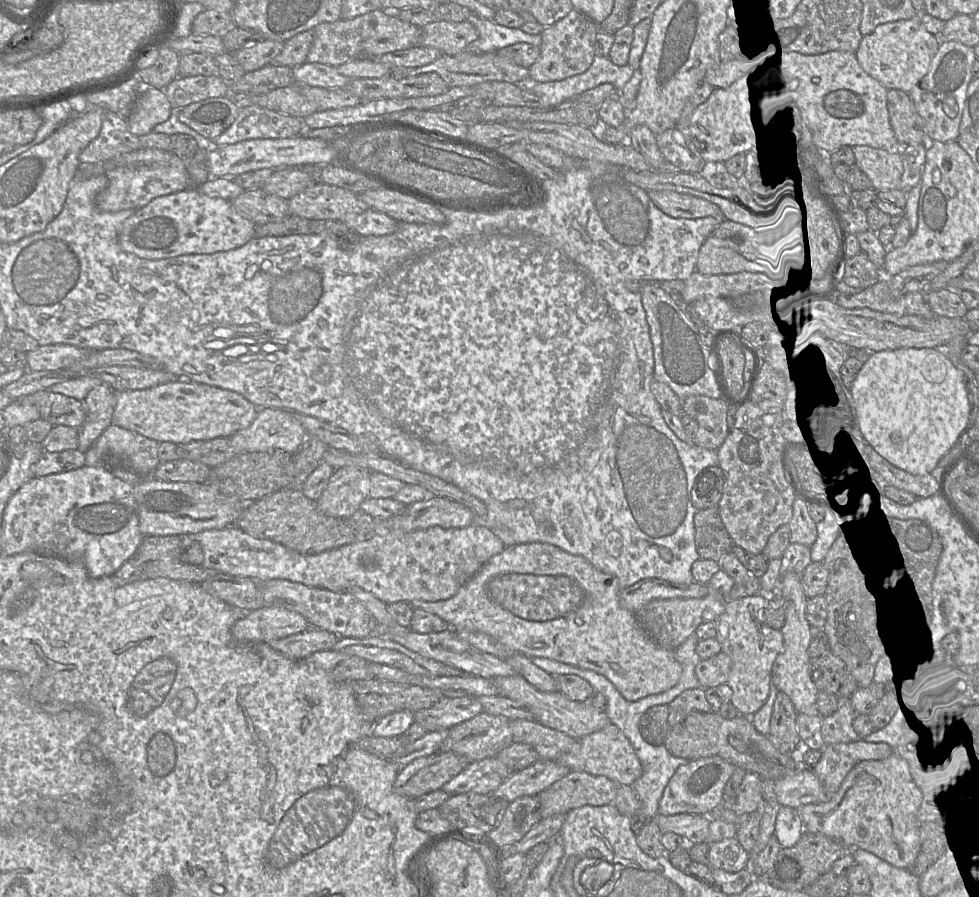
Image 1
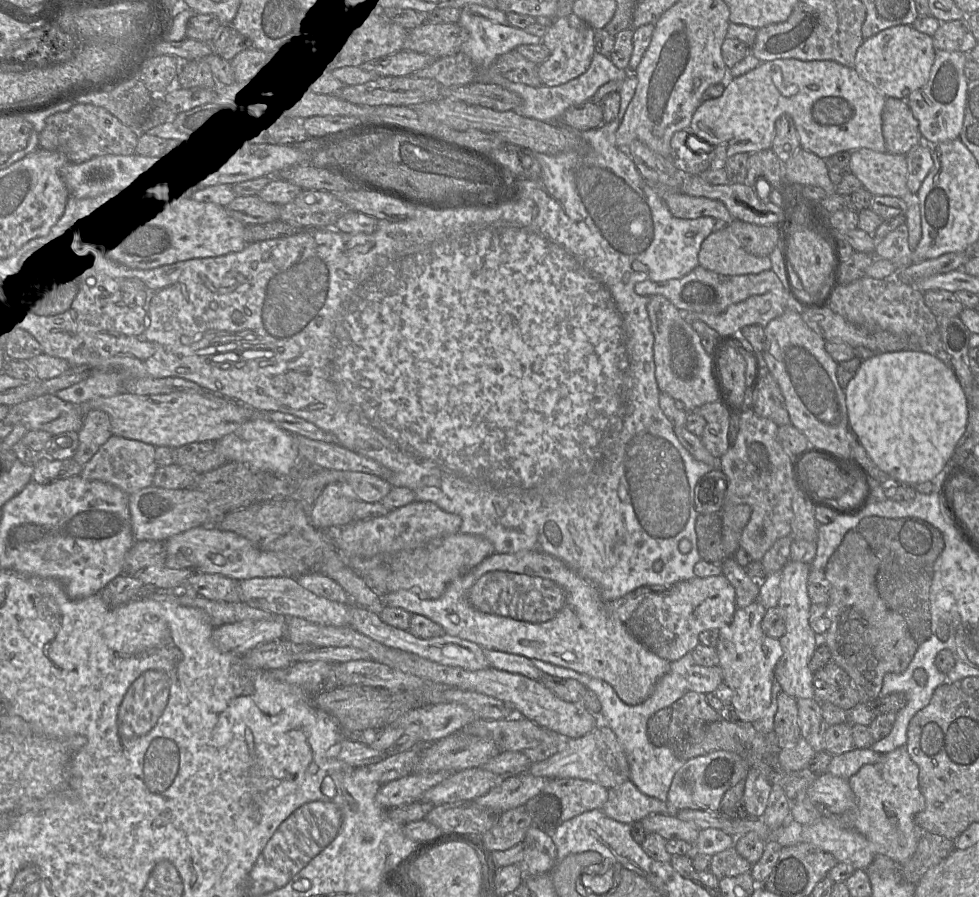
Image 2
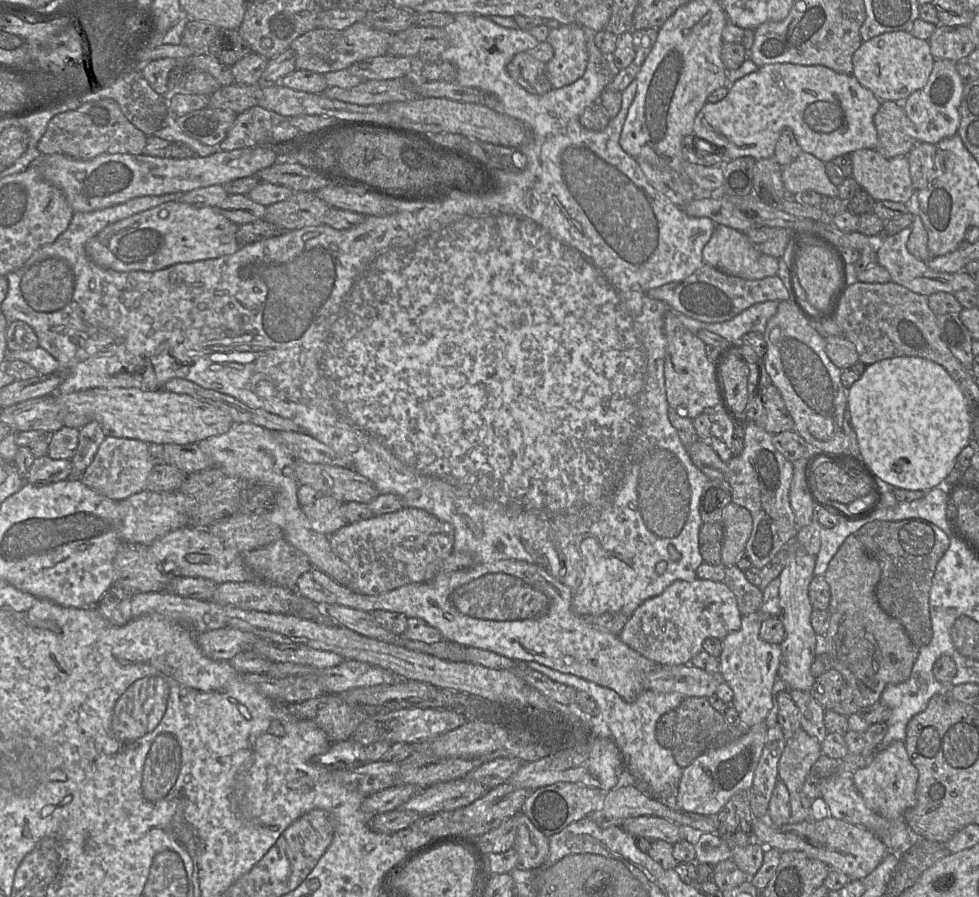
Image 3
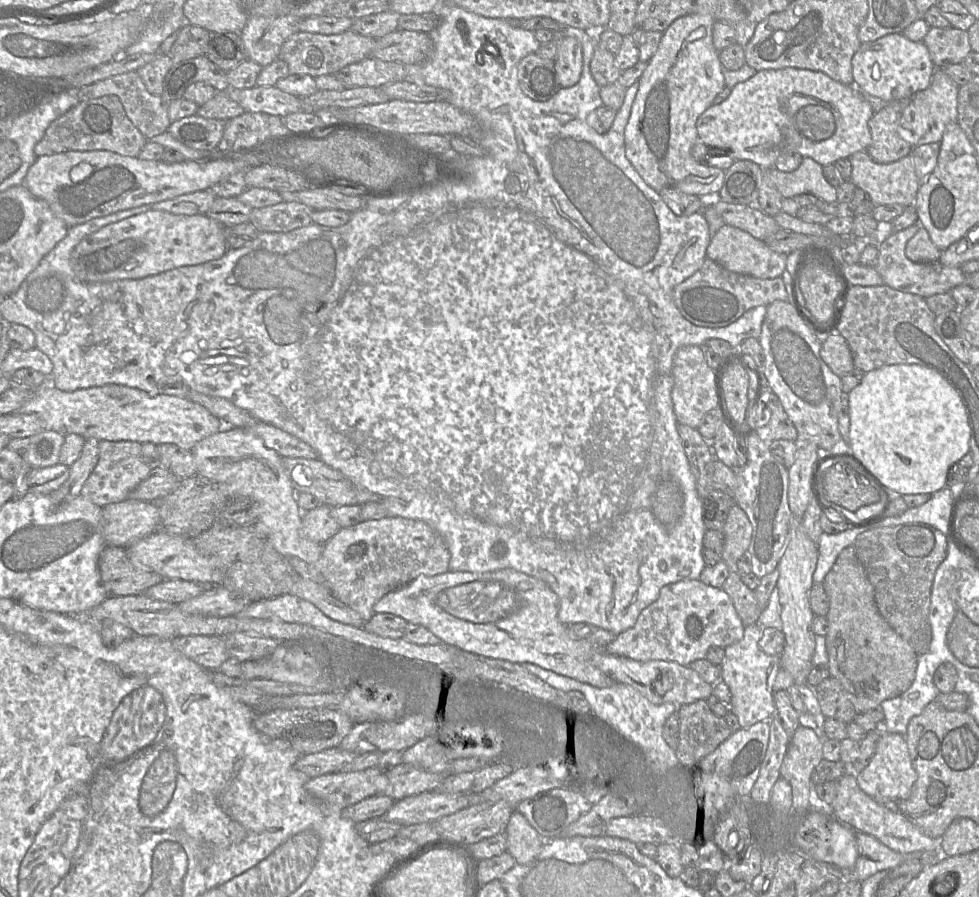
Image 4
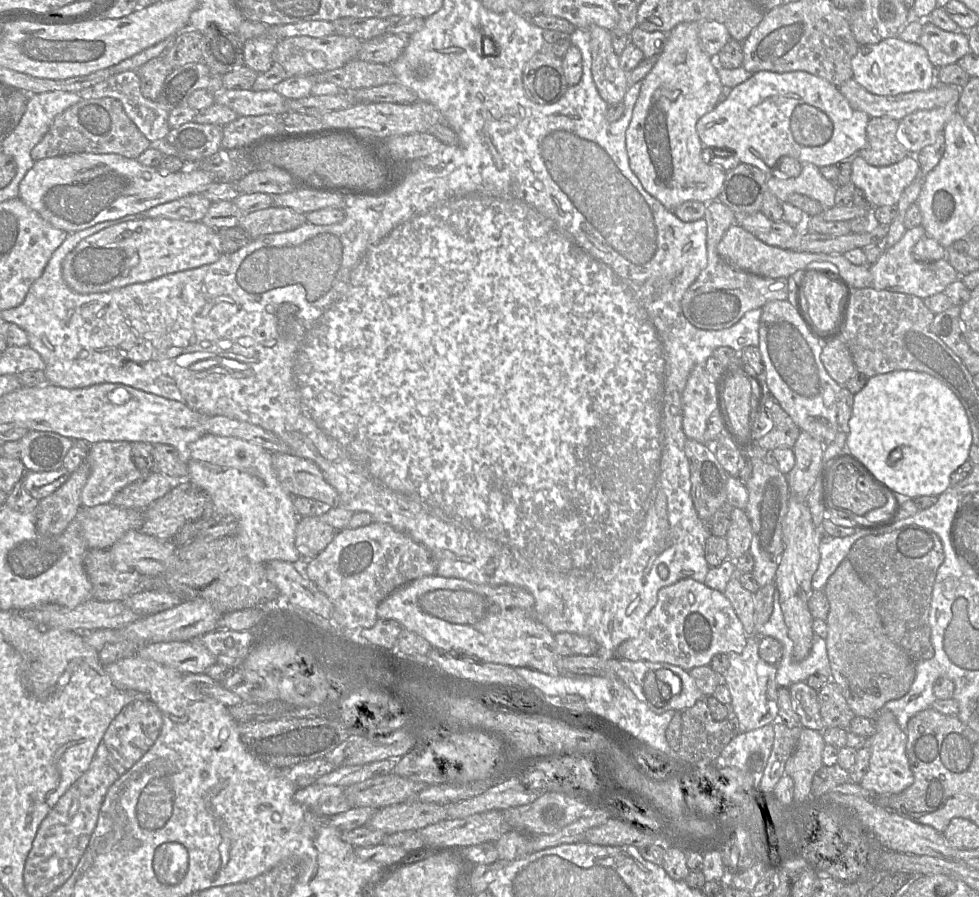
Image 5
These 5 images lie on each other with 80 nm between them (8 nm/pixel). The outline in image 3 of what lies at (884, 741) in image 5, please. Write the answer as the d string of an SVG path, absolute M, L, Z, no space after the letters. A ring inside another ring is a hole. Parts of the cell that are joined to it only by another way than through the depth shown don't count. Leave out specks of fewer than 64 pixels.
M895 741L887 748L878 750L869 764L856 770L852 777L866 805L887 820L902 820L905 811L917 802L918 770L908 756L904 741Z

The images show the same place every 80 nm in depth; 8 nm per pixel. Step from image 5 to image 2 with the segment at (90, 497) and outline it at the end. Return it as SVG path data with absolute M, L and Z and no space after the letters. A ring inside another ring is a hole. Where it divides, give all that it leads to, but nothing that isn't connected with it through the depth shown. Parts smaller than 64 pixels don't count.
M112 434L91 460L83 466L80 476L89 481L98 480L109 483L130 495L152 485L159 467L155 460L155 449L156 447L151 444Z

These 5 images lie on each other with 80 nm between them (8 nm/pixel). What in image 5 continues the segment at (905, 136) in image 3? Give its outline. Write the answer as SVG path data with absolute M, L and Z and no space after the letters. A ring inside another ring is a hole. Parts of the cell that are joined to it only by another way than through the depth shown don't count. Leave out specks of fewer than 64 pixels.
M889 117L870 118L867 126L867 144L860 151L860 155L868 164L882 167L900 162L908 155L908 150L898 141L896 133L899 121Z

